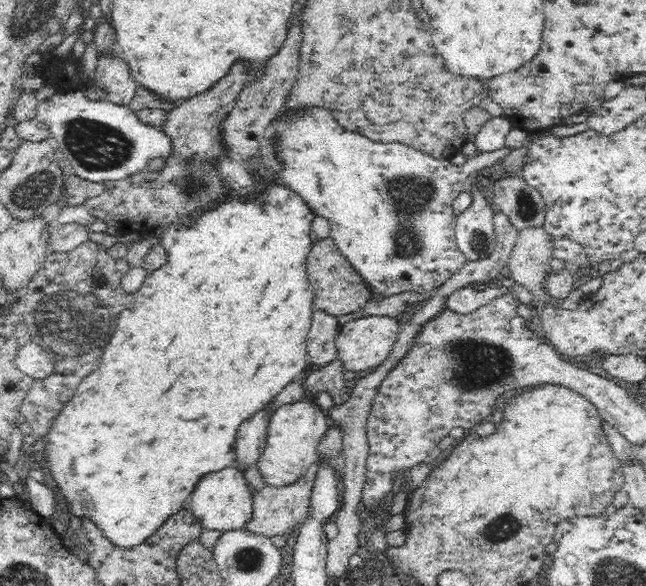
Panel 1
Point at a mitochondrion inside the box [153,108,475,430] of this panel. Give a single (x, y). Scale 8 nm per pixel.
(410, 194)

